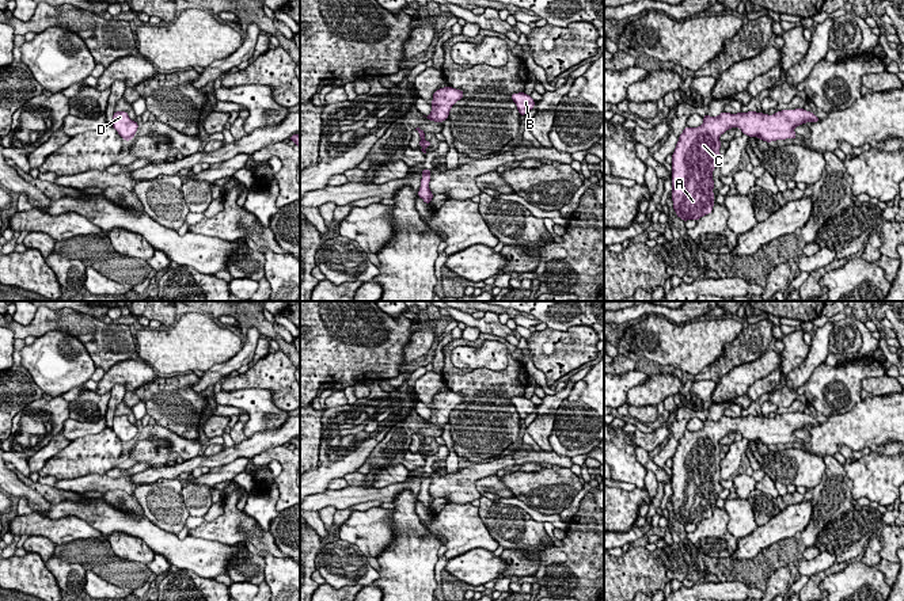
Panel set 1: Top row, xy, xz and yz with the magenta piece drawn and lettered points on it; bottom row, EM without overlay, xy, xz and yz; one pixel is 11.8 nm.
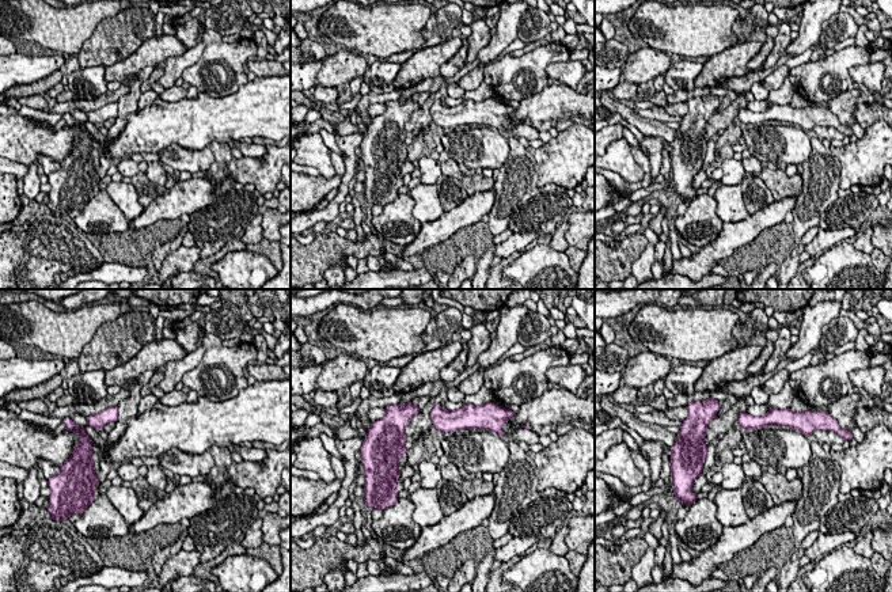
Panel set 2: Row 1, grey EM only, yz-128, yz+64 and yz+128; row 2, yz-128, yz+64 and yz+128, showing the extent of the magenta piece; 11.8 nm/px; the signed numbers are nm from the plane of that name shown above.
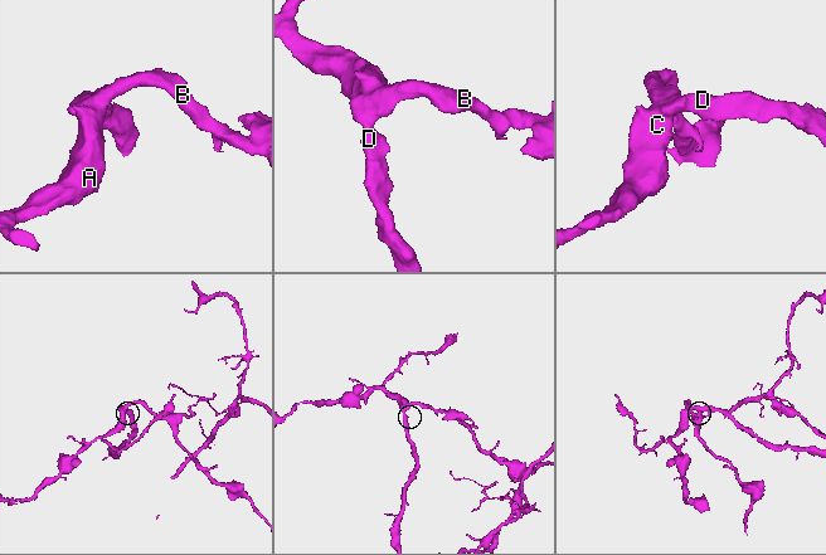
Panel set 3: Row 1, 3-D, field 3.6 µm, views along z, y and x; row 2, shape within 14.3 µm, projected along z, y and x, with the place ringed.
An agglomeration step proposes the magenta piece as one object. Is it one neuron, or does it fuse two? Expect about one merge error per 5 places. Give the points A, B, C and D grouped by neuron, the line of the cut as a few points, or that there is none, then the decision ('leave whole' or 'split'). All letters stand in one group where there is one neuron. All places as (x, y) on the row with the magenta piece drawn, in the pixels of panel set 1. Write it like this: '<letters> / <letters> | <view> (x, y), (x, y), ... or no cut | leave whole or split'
A B C D | no cut | leave whole

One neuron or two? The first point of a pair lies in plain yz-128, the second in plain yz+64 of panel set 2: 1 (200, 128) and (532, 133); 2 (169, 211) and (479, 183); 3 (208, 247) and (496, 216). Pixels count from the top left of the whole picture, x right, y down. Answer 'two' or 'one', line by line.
1: two
2: two
3: two

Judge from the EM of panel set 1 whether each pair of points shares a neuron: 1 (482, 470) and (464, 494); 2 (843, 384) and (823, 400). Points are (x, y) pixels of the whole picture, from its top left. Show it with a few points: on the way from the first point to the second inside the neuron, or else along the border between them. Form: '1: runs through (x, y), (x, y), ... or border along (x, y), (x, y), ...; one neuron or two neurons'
1: runs through (475, 474), (464, 487); one neuron
2: runs through (838, 388), (828, 395); one neuron

